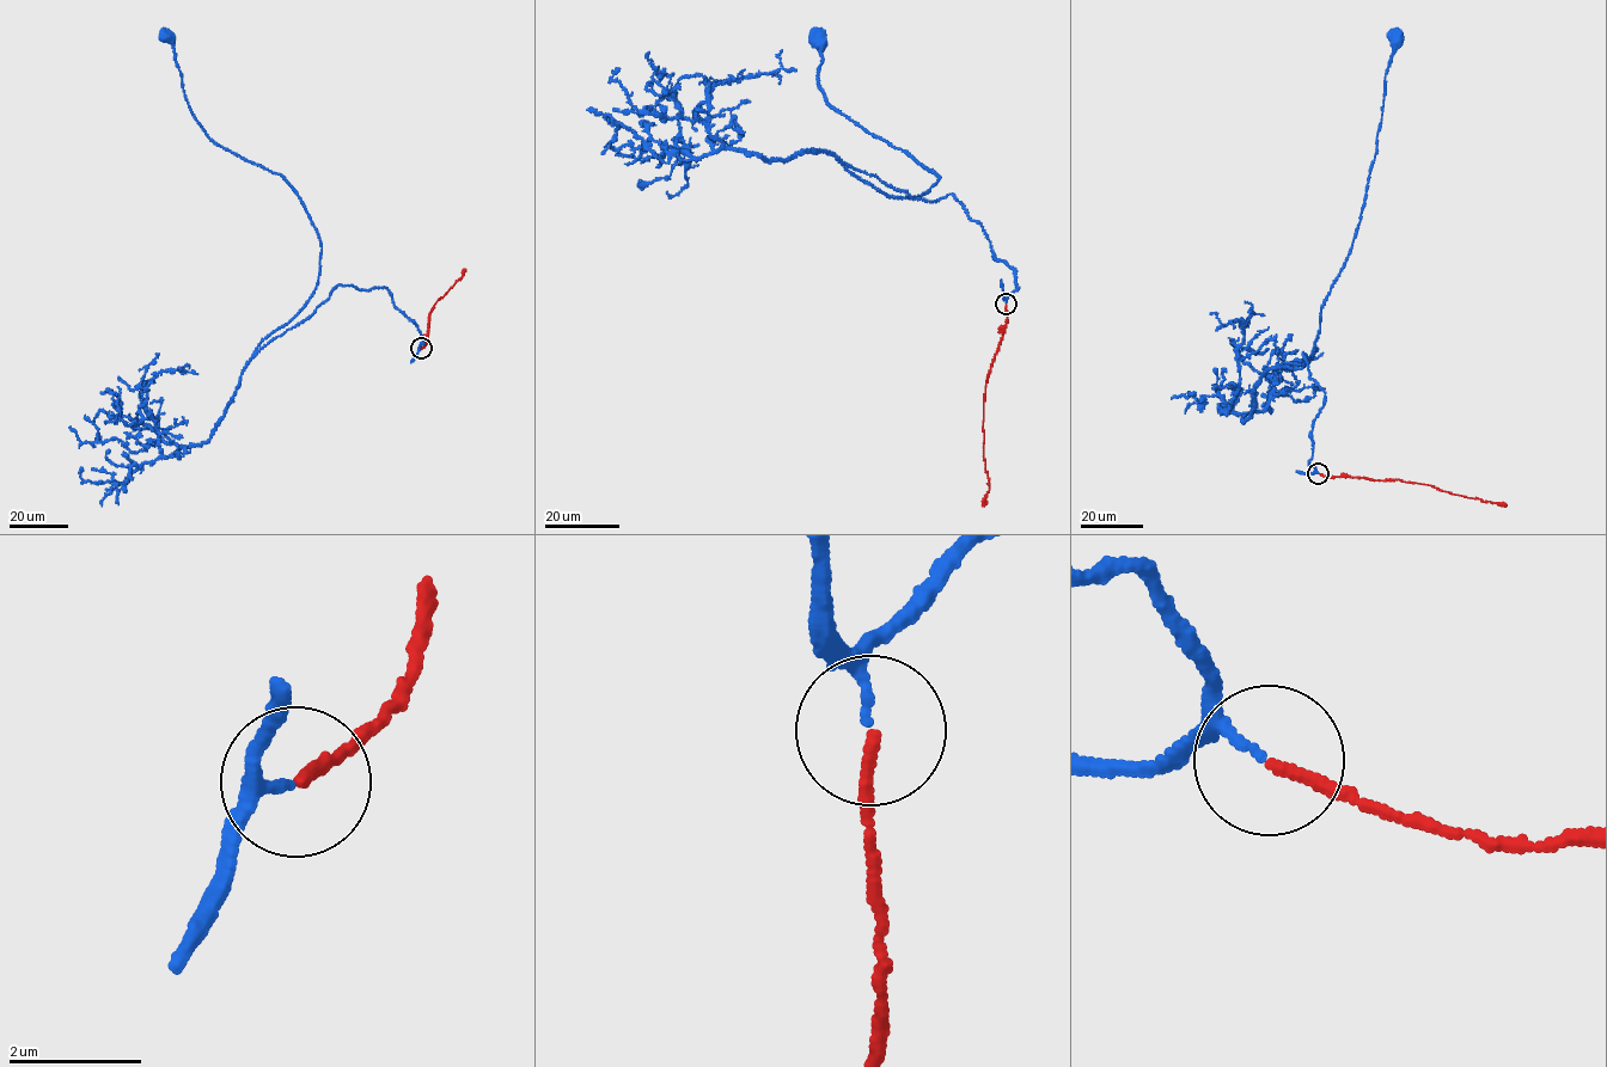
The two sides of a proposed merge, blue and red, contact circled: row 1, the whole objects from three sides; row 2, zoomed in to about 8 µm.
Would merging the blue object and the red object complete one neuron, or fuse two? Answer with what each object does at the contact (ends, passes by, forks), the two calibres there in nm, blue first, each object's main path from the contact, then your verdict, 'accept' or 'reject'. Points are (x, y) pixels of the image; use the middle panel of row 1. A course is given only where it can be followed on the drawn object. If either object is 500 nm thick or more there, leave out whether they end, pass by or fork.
blue passes by; red ends there; 100 nm thick on the blue side, 170 nm on the other; blue runs (1007, 302), (1013, 269), (953, 195), (916, 200), (839, 163), (899, 197), (939, 179), (830, 105), (819, 36); red runs (1007, 304), (1007, 322), (984, 399), (983, 452), (989, 490), (983, 506); accept

